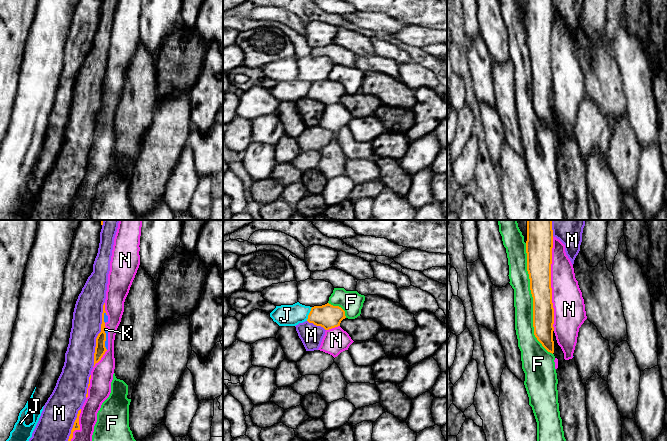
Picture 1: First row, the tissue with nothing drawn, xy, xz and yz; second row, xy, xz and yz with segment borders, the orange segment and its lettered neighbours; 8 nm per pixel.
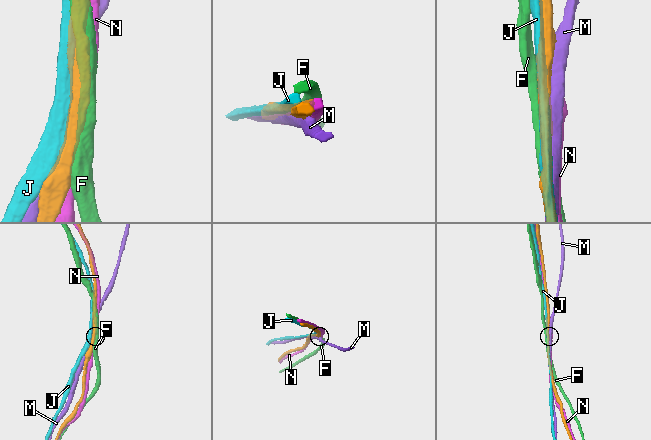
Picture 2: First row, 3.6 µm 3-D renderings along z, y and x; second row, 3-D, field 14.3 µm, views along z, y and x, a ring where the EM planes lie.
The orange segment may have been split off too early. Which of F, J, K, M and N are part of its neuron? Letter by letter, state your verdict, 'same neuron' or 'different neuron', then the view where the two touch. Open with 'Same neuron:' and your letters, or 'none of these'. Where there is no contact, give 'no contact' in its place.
Same neuron: none of these
F: different neuron; contact in yz
J: different neuron; contact in xz
K: different neuron; contact in xy
M: different neuron; contact in xy
N: different neuron; contact in yz

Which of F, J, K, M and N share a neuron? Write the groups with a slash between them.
F / J / K N / M

